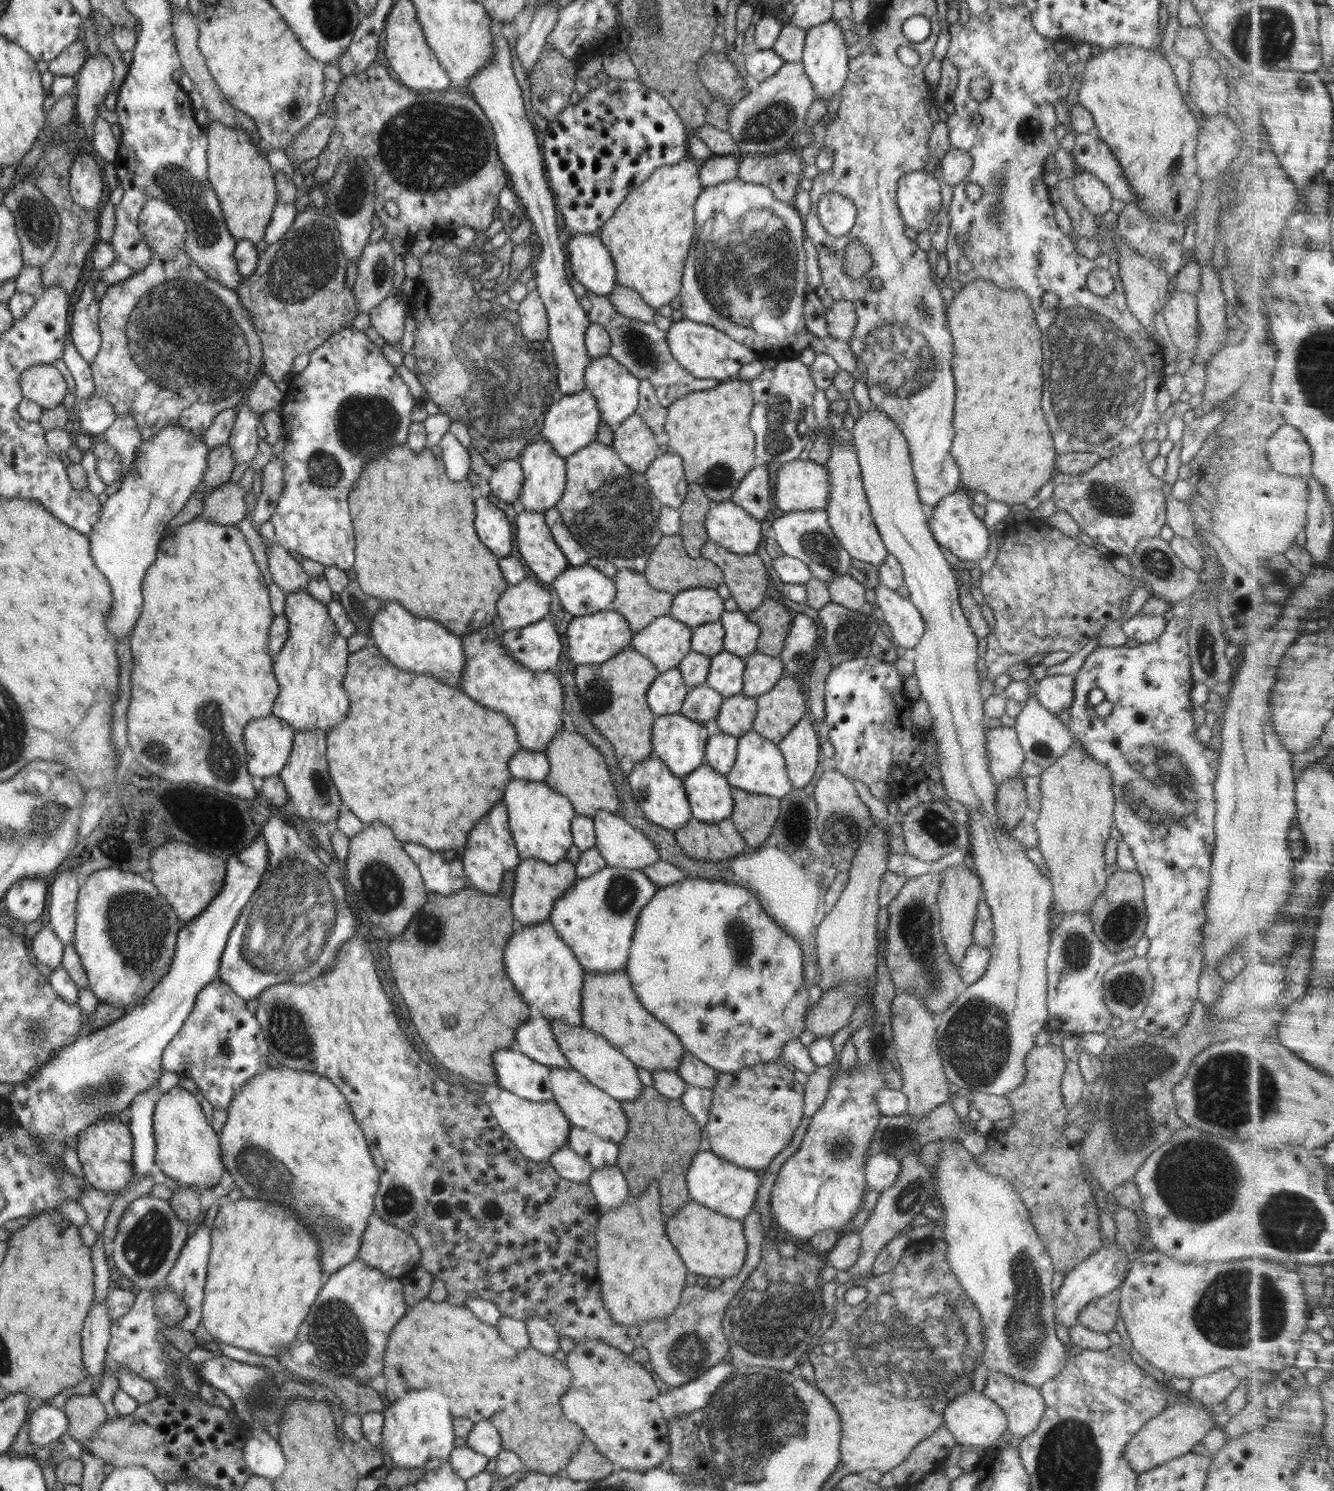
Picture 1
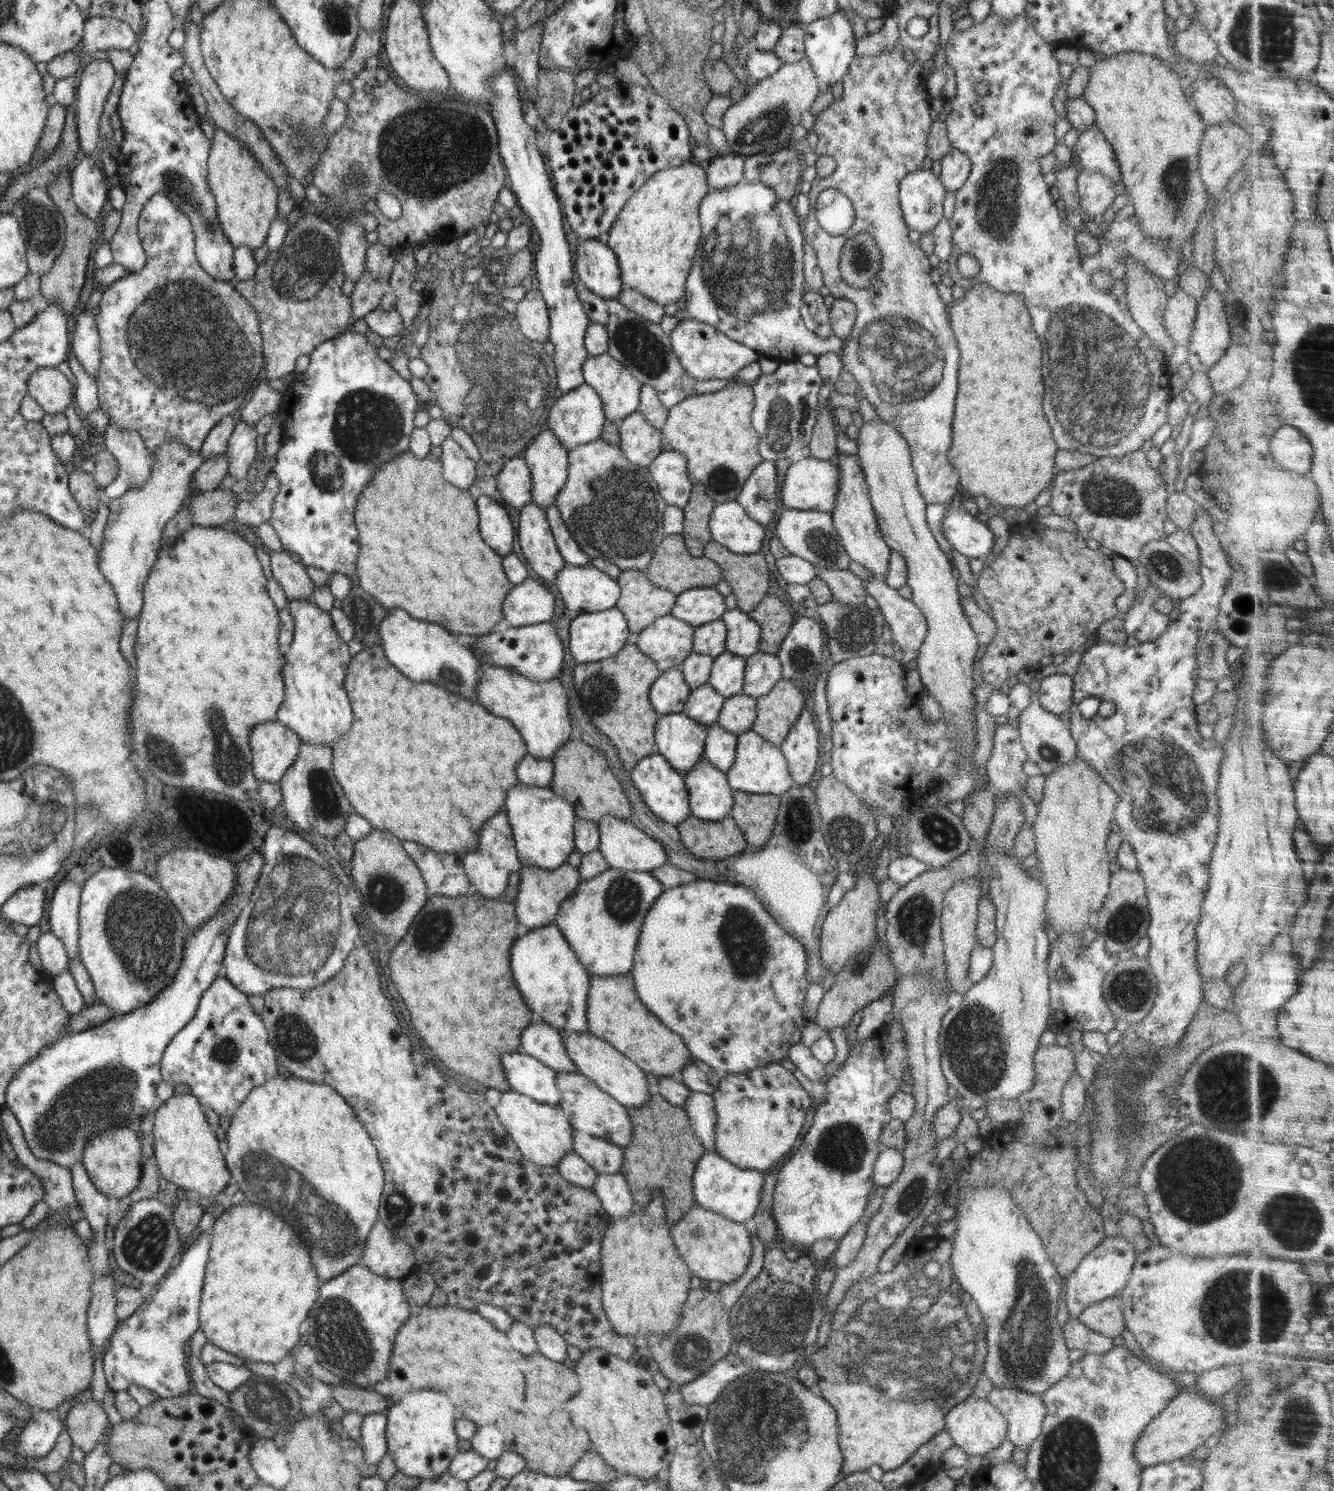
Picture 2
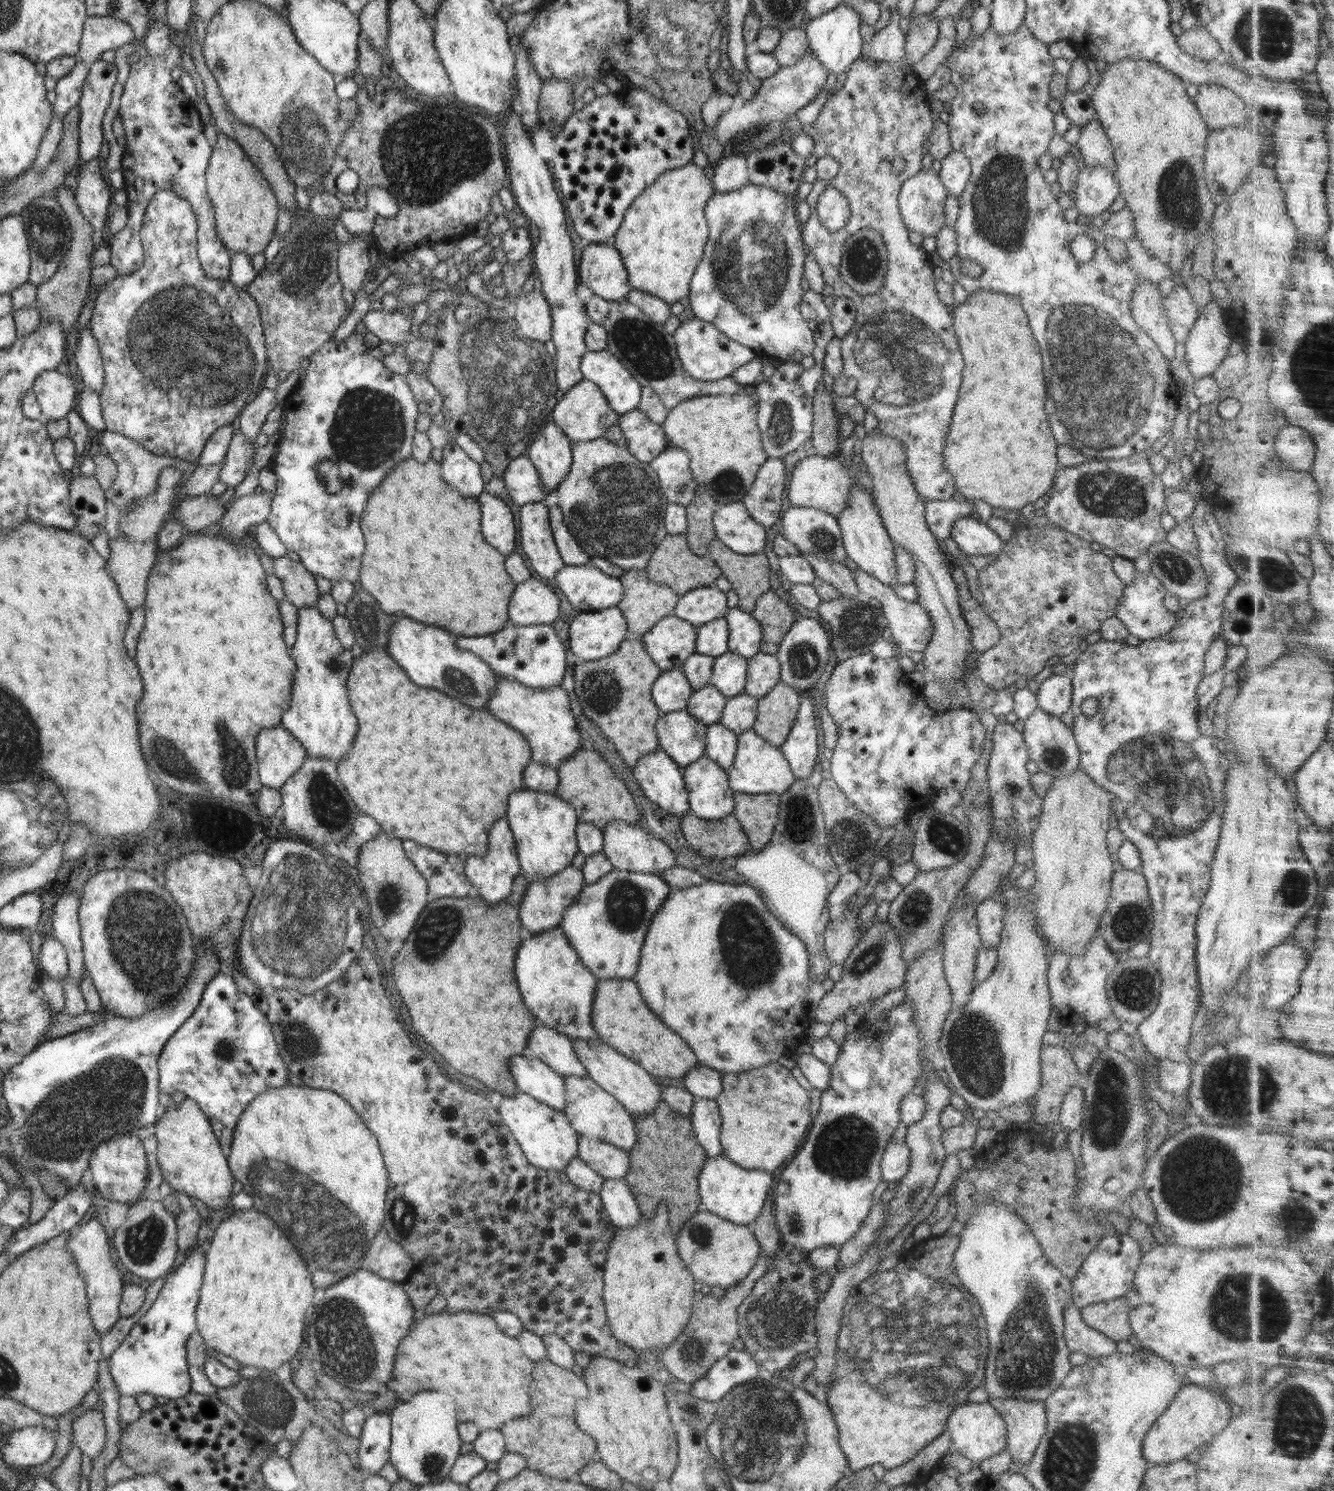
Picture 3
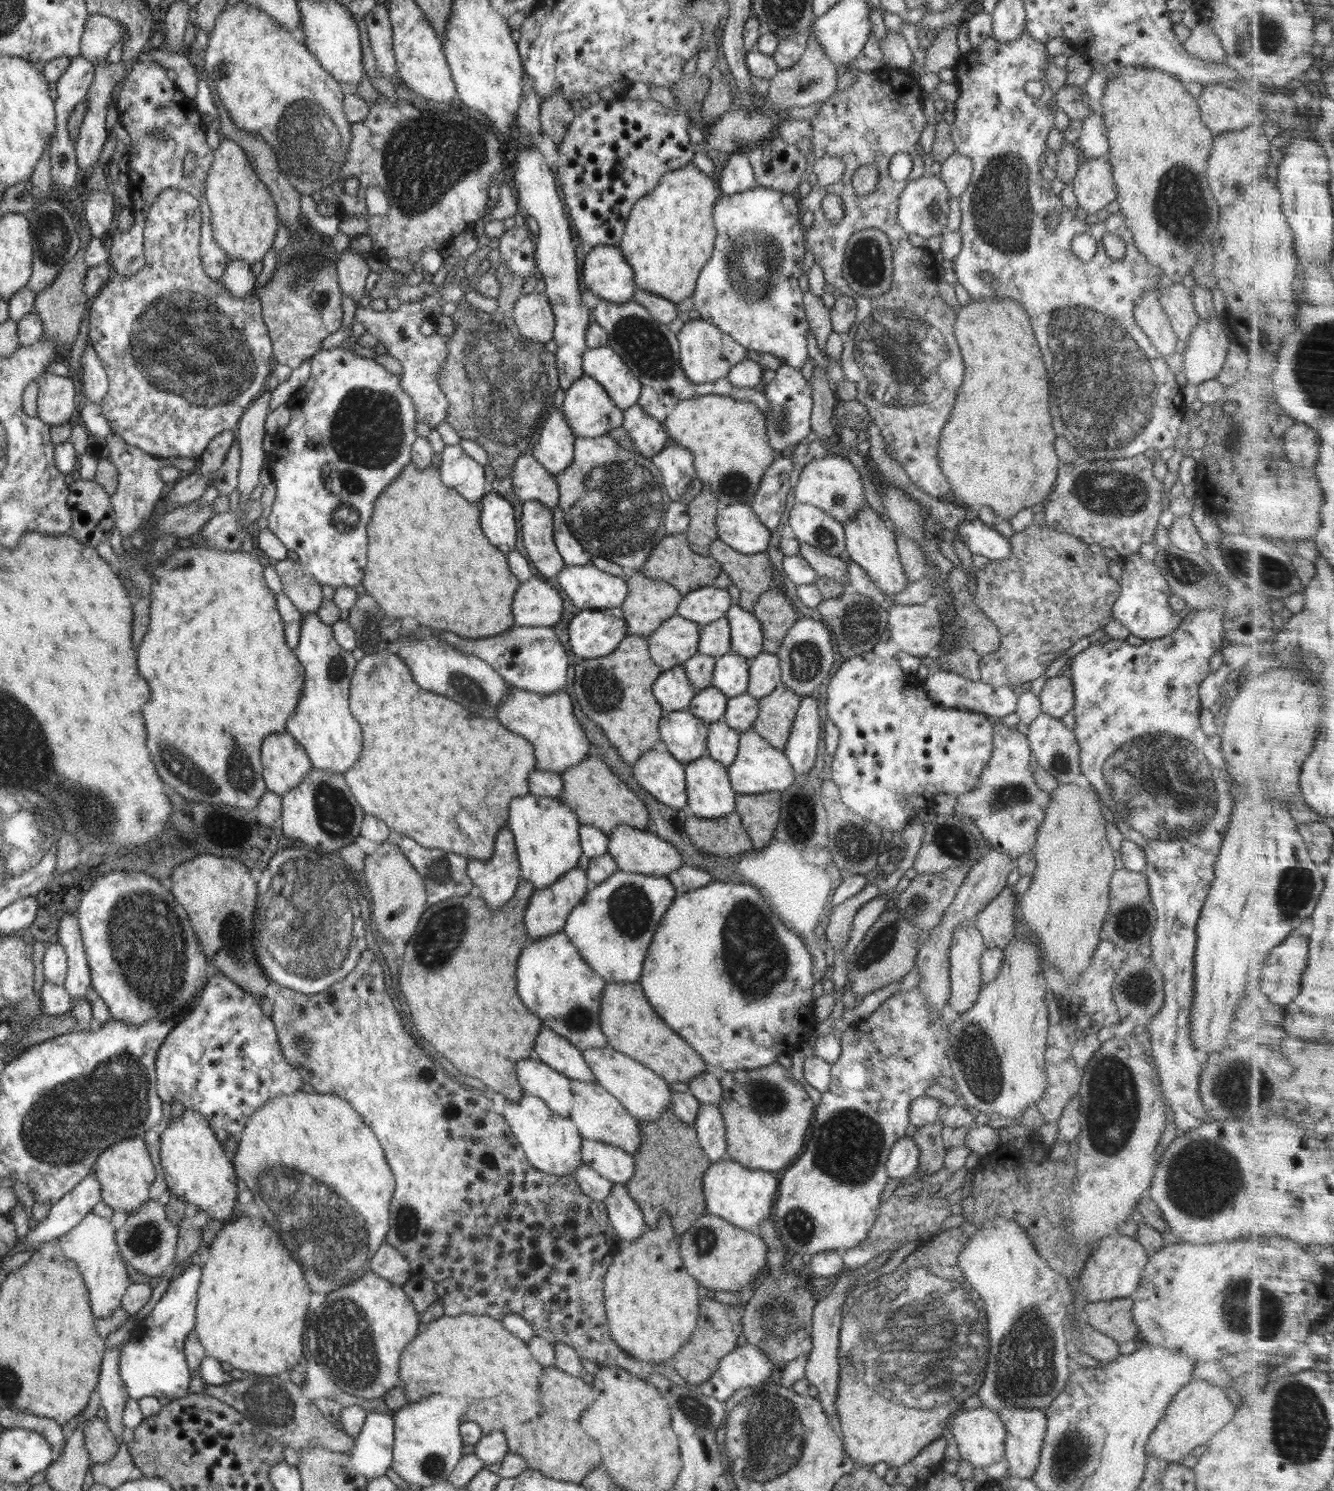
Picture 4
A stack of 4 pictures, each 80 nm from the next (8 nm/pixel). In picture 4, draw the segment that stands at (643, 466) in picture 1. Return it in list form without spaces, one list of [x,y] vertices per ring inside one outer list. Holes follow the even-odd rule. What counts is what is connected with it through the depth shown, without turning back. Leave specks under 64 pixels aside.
[[[638,404],[626,409],[623,418],[622,427],[643,458],[651,460],[671,443],[663,424],[650,417]]]

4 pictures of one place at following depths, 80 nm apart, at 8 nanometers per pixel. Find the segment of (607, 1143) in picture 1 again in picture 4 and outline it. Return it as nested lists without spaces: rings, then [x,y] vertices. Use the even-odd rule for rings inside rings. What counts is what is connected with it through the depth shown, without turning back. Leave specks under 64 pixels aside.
[[[583,1139],[582,1162],[613,1183],[626,1184],[634,1176],[633,1156],[602,1141]]]

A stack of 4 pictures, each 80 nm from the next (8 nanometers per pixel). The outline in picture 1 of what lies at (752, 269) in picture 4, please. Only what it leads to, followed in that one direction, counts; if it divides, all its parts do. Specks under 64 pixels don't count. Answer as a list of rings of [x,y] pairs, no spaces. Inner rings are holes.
[[[736,178],[704,187],[694,214],[694,238],[679,292],[684,318],[720,329],[755,350],[760,359],[798,359],[806,349],[832,356],[840,369],[855,378],[854,399],[862,413],[868,412],[873,402],[849,344],[831,335],[822,339],[808,334],[804,314],[809,283],[803,247],[806,236],[804,220],[794,206],[777,200],[769,186]]]

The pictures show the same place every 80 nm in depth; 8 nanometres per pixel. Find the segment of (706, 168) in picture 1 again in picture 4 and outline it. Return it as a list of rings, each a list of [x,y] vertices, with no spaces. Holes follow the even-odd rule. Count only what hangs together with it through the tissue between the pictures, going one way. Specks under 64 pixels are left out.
[[[734,152],[717,179],[722,195],[733,195],[758,187],[757,178],[746,153]]]

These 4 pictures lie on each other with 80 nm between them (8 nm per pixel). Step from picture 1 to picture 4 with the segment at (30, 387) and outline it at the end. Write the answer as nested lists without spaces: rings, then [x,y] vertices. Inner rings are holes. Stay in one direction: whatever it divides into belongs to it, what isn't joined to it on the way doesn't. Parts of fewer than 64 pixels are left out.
[[[44,372],[35,381],[39,390],[36,418],[49,427],[69,423],[76,410],[76,388],[71,377]]]

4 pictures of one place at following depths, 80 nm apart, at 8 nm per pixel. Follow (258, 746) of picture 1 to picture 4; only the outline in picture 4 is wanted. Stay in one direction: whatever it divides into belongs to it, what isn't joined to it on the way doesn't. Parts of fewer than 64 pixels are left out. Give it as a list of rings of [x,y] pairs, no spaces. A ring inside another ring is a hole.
[[[286,731],[268,735],[263,740],[261,763],[267,790],[280,796],[297,787],[313,768],[304,748]]]

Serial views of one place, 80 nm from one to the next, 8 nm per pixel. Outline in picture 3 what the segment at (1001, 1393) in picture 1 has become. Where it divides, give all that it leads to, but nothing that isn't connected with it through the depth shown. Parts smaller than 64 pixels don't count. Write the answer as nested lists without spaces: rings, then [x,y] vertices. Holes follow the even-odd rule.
[[[989,1400],[1006,1424],[1007,1446],[1012,1461],[1019,1460],[1026,1468],[1031,1463],[1040,1439],[1047,1432],[1046,1411],[1036,1400]]]

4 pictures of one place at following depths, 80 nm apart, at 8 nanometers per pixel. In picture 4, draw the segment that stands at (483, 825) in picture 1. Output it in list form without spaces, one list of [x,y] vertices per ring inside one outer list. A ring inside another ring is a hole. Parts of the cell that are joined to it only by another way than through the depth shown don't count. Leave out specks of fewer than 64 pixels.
[[[503,826],[496,834],[494,852],[488,860],[469,859],[467,862],[467,876],[473,886],[480,889],[480,897],[490,910],[500,910],[516,894],[516,888],[521,880],[521,870],[514,844],[512,831]]]

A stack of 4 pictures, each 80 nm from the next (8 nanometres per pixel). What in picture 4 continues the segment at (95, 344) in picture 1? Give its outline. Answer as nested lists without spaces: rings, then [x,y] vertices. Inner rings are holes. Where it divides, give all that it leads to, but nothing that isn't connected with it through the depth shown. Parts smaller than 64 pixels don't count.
[[[90,340],[85,346],[80,362],[82,388],[84,388],[86,400],[92,401],[92,404],[96,404],[96,406],[100,406],[104,396],[107,396],[109,382],[104,367],[90,344]]]

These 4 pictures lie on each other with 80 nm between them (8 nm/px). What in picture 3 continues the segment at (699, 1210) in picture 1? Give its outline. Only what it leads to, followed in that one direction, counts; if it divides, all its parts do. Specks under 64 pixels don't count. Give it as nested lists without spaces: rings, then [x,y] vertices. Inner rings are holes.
[[[698,1210],[675,1234],[679,1257],[696,1281],[701,1281],[706,1289],[713,1286],[726,1289],[736,1286],[755,1266],[760,1256],[761,1246],[752,1228],[739,1225],[712,1214]]]

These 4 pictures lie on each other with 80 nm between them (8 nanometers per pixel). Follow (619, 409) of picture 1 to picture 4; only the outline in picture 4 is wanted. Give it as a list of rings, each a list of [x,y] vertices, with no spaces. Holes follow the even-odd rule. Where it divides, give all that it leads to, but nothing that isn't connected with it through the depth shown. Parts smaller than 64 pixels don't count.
[[[608,344],[587,349],[581,359],[583,374],[596,380],[616,407],[624,412],[637,404],[643,384]]]

